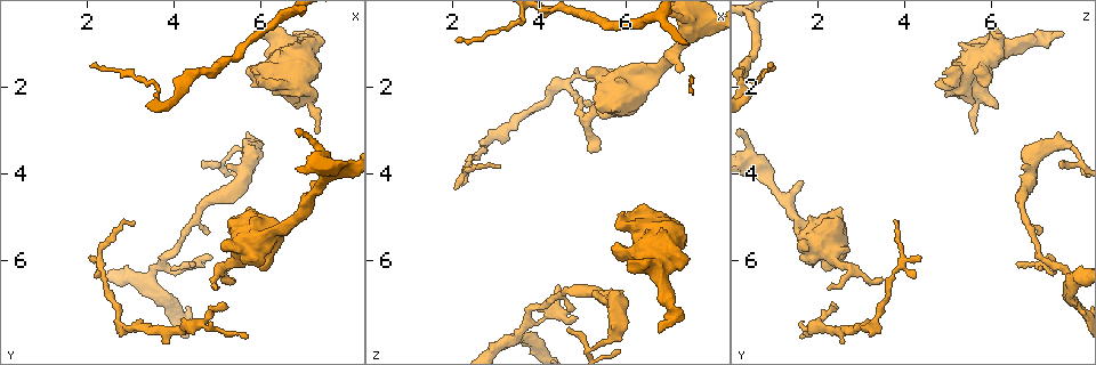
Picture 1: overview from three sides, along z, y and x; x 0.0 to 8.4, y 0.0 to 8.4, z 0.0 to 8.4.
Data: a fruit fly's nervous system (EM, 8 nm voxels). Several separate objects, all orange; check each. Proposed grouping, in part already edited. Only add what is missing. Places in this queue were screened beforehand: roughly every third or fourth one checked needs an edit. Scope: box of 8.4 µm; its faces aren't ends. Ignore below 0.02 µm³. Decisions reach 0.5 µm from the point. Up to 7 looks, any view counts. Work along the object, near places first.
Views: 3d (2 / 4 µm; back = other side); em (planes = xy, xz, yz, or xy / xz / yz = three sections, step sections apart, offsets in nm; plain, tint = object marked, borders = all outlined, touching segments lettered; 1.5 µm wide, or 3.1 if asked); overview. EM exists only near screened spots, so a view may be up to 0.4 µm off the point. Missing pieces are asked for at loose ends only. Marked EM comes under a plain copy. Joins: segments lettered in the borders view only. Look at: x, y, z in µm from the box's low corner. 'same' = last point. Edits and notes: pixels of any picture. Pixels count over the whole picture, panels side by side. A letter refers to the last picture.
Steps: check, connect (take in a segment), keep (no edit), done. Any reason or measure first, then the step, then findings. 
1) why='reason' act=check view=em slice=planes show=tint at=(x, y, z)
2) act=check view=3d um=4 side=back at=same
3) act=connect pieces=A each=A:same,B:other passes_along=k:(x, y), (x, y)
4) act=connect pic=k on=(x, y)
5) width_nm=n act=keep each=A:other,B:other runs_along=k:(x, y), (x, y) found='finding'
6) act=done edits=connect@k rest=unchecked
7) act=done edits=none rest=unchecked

why='an open end' act=check view=em slice=planes show=tint at=(6.75, 0.75, 7.70)

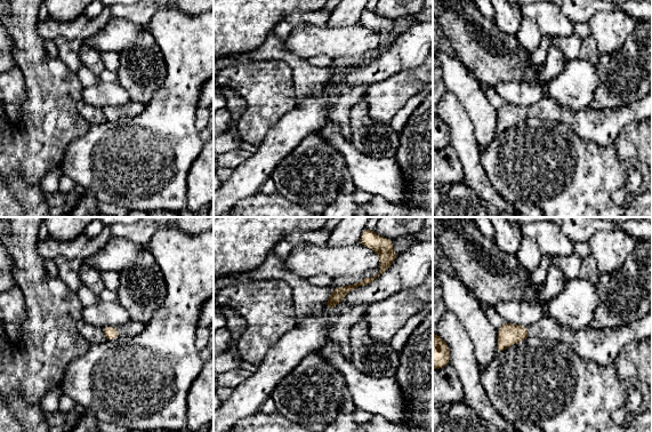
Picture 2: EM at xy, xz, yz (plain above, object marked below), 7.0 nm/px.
act=check view=em slice=planes show=borders at=same

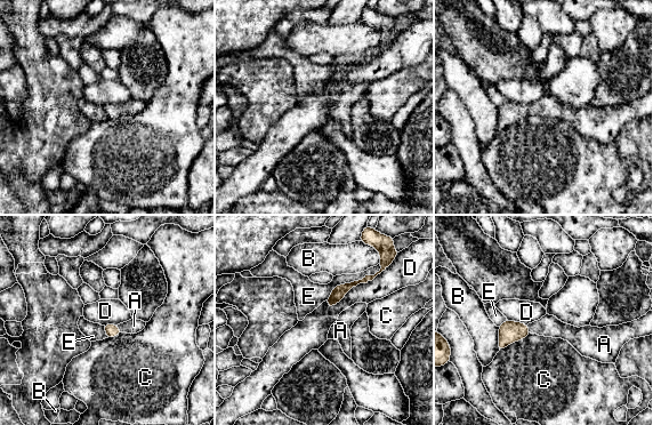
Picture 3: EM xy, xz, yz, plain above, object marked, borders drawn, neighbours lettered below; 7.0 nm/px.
longest_contact=D:480nm act=connect pieces=A each=A:same,B:other,C:other,D:other,E:other passes_along=3:(509, 331), (529, 329), (548, 326) found='it goes on there'

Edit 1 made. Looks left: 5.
why='stops while still wide' act=check view=em slice=planes show=borders at=(6.35, 1.95, 4.70)

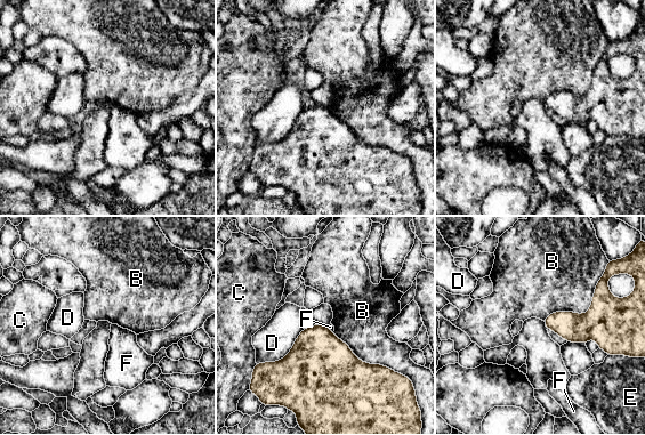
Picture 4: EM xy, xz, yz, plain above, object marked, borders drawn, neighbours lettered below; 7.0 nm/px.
act=keep each=B:other,C:other,D:other,E:other,F:other border=4:(604, 273), (586, 312), (543, 321) found='no lettered segment goes on from it'

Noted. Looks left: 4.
why='tapers out' act=check view=3d um=4 at=(7.35, 3.05, 5.60)

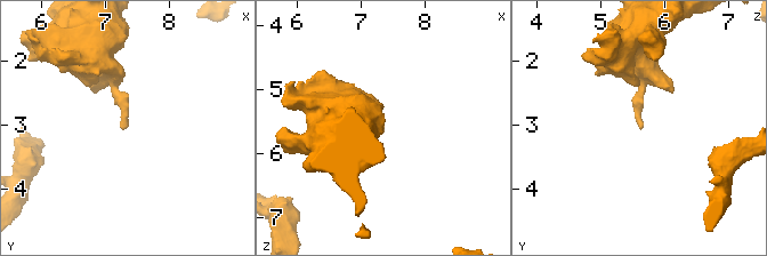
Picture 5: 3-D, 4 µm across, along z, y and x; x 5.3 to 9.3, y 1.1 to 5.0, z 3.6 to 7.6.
act=check view=em slice=planes show=tint at=(7.35, 3.05, 5.65)

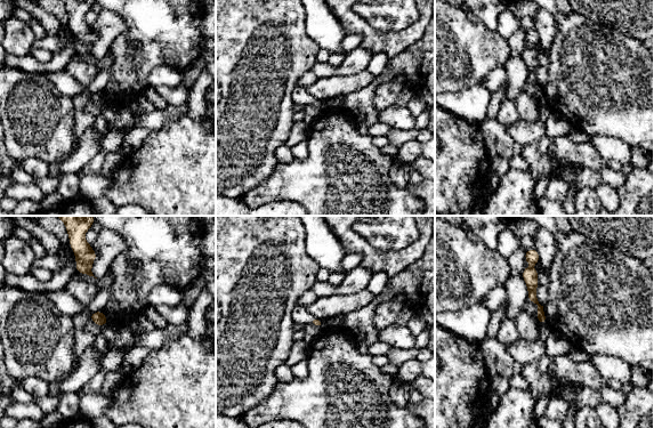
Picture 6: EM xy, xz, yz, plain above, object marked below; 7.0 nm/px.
act=check view=em slice=planes show=borders at=same

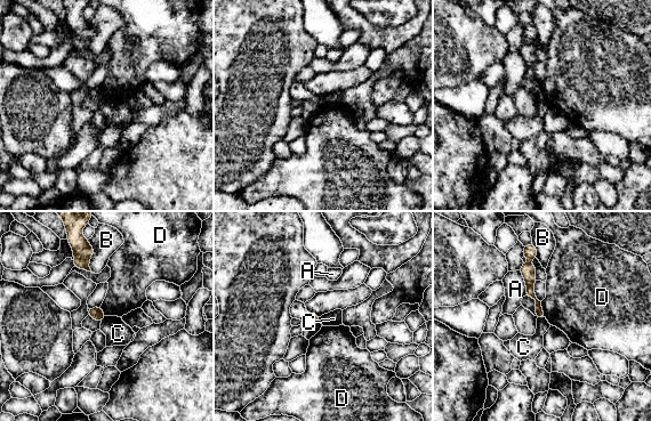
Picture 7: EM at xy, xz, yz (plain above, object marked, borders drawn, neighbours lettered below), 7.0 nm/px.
act=keep each=A:other,B:other,C:other,D:other border=7:(537, 317), (545, 318) found='no lettered segment goes on from it'

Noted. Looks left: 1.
act=done edits=connect@3 rest=unchecked

